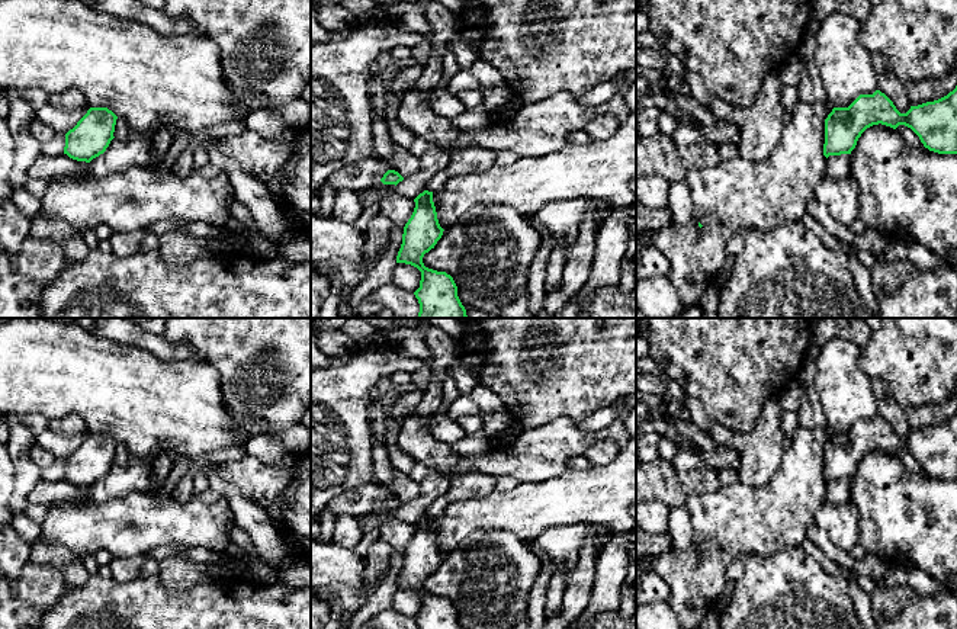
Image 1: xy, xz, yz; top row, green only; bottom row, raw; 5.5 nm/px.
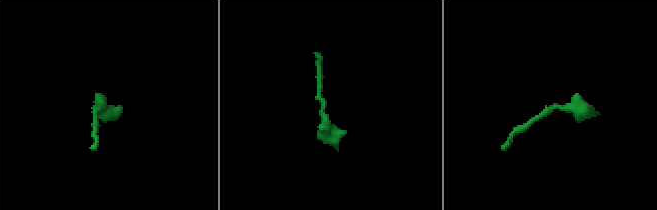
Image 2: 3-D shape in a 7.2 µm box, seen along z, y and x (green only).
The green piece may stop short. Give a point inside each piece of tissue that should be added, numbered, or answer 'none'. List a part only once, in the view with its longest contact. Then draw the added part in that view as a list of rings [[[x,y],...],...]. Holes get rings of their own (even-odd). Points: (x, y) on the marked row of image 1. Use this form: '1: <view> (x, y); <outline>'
1: xz (363, 175); [[[378,155],[366,157],[360,161],[349,164],[331,174],[327,183],[334,189],[341,190],[369,190],[383,177],[388,171],[385,160]]]

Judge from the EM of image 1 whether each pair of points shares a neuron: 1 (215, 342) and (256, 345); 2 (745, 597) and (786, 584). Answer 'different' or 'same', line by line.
1: same
2: same

